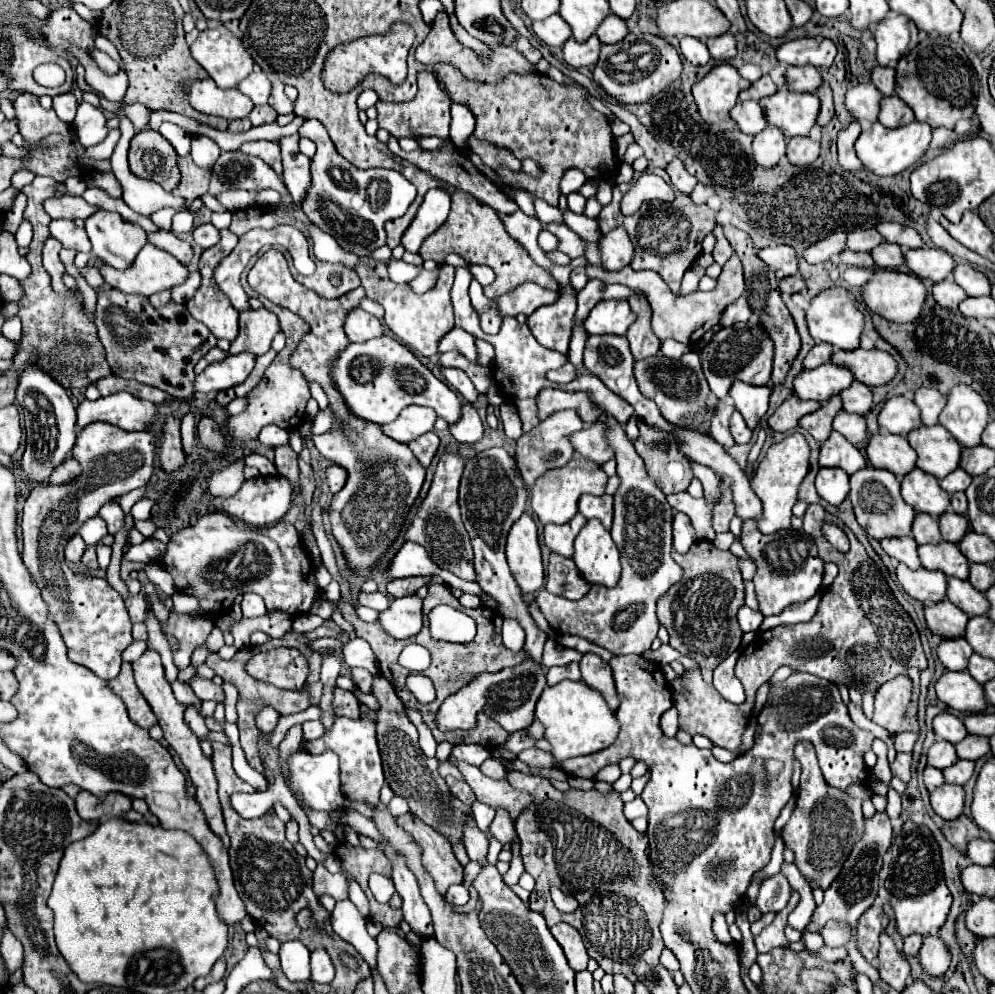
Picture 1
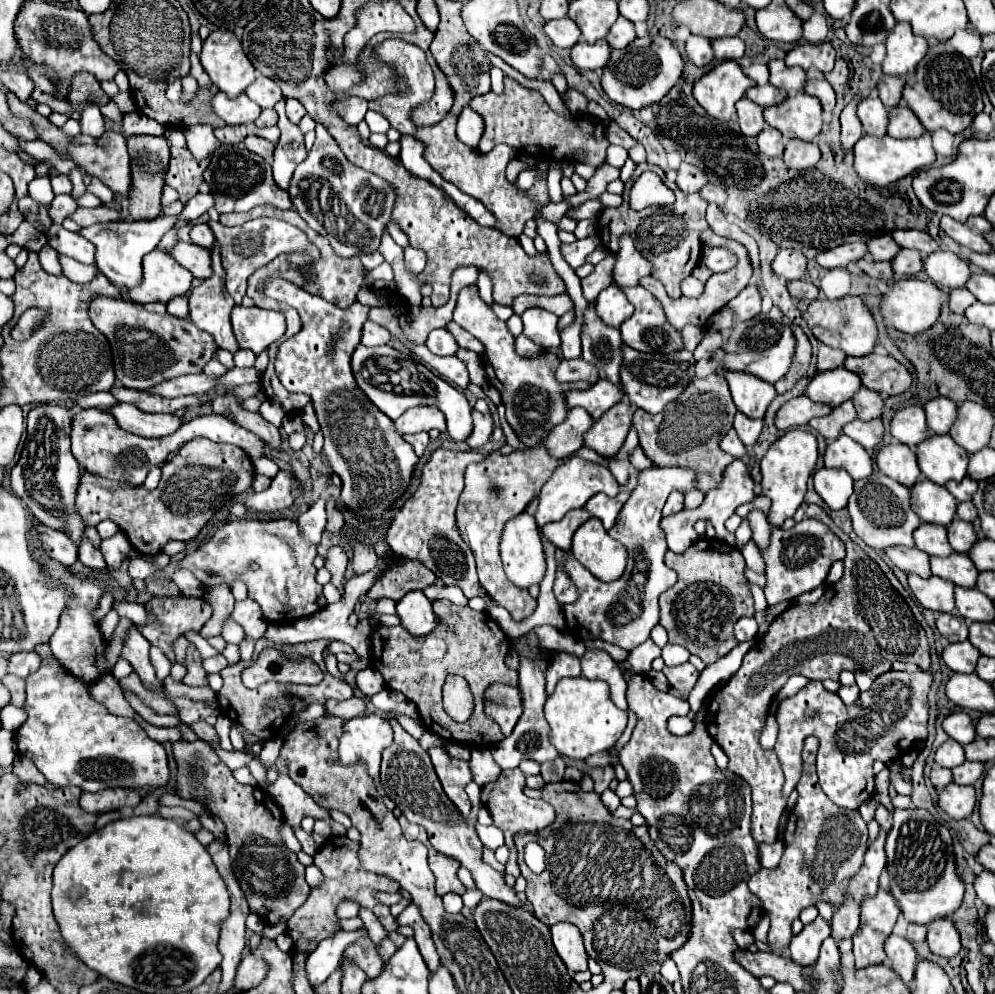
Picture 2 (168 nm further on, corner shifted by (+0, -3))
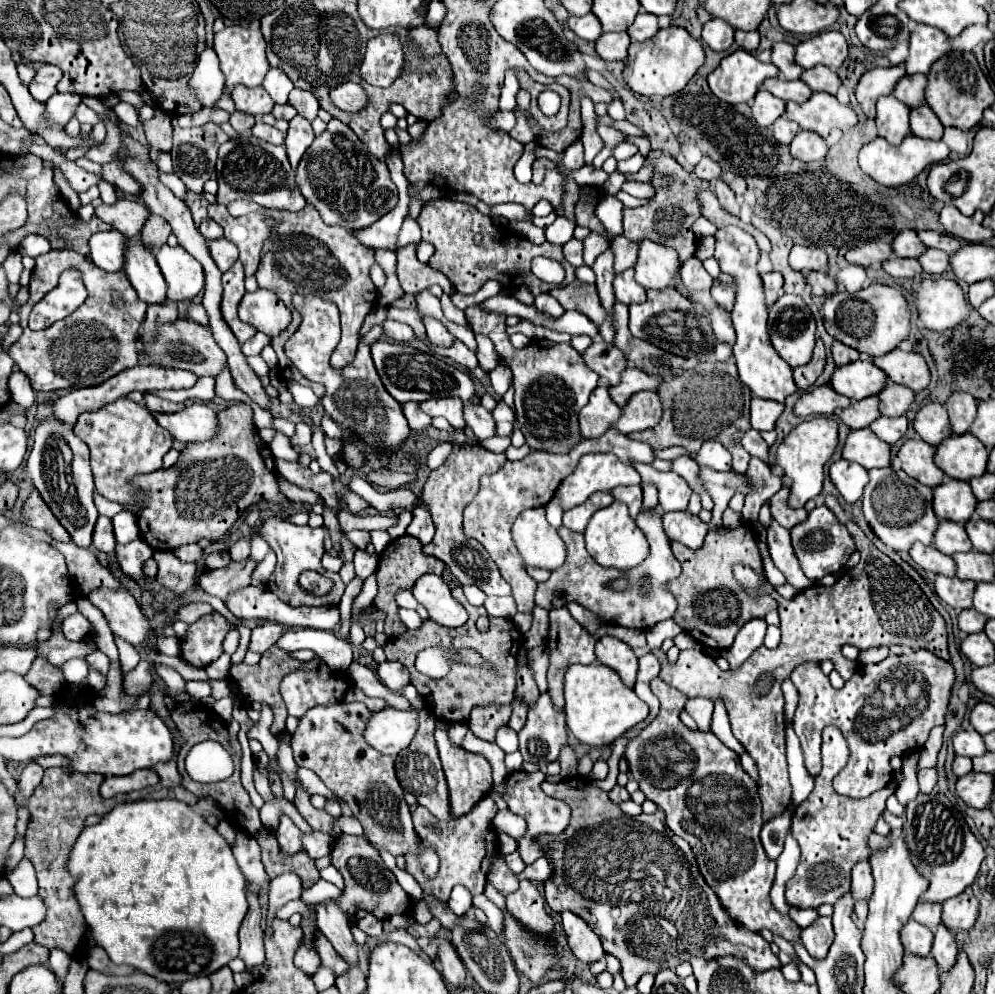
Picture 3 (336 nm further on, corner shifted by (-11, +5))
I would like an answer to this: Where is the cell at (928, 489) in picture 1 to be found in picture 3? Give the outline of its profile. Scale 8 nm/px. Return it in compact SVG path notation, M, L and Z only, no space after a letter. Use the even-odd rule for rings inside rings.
M945 480L935 488L933 496L933 508L939 520L965 524L969 522L977 506L977 498L973 496L969 482L961 480Z

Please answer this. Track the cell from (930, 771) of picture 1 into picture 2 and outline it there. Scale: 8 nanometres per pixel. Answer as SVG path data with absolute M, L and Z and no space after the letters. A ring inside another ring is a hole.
M934 764L934 766L932 766L932 772L930 772L930 780L932 780L934 788L940 792L946 784L952 782L952 776L950 776L950 770L946 770L946 768Z

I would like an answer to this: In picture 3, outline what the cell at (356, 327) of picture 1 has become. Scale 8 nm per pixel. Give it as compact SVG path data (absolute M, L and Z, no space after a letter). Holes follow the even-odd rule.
M385 320L383 322L383 328L385 328L385 334L391 340L395 340L395 342L411 342L415 338L411 326L401 324L401 322L395 322L395 320Z

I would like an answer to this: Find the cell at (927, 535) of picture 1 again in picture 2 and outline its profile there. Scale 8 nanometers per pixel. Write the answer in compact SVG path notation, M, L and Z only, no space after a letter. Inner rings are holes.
M920 524L920 528L914 530L914 542L922 552L930 556L948 556L952 552L946 538L946 528L938 524Z

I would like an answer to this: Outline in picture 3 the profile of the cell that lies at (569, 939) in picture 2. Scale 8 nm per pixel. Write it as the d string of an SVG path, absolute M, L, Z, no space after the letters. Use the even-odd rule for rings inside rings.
M563 912L561 918L569 946L577 960L581 960L583 964L593 964L605 956L599 936L589 928L589 924L585 924L585 920L581 920L573 912Z

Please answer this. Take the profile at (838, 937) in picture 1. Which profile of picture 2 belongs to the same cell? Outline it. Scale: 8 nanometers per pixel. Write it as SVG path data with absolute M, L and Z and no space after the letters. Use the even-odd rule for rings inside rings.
M848 900L834 910L832 916L832 938L836 942L844 938L852 938L860 926L860 904Z

